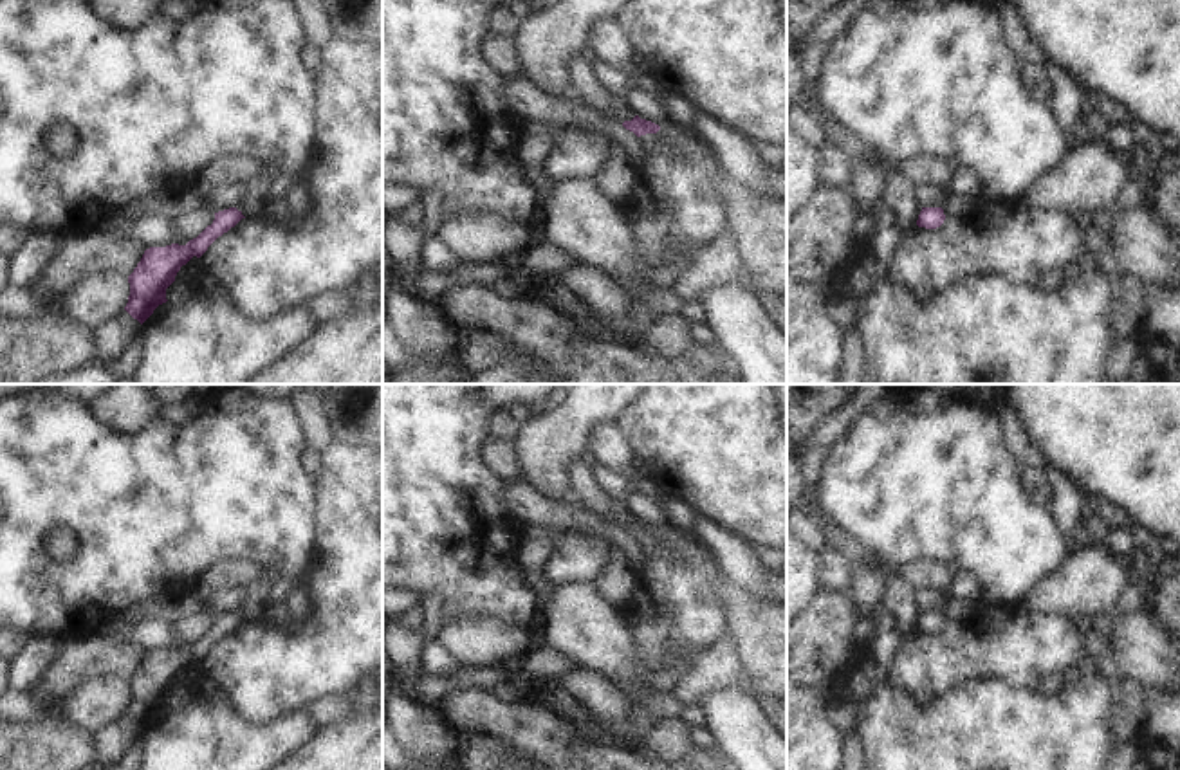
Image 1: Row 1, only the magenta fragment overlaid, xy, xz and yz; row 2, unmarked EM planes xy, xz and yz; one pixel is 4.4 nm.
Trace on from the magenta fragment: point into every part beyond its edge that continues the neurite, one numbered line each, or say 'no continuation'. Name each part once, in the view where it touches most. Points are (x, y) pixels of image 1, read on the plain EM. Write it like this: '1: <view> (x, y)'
no continuation

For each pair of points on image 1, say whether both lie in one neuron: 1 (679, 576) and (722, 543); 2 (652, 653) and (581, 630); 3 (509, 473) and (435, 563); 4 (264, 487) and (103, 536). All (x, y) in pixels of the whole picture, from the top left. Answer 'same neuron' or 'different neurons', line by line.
1: different neurons
2: different neurons
3: different neurons
4: same neuron

